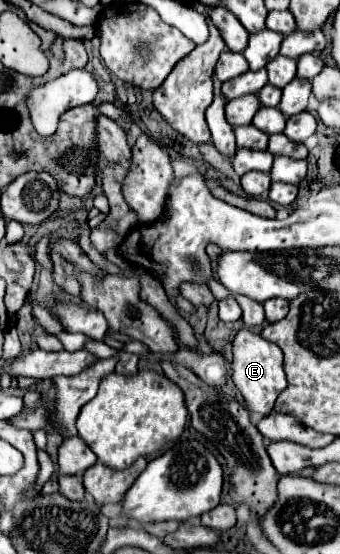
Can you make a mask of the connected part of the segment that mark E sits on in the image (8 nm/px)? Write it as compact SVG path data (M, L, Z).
M242 329L234 337L232 353L234 353L232 381L236 389L242 393L246 409L250 413L260 413L260 417L266 417L272 411L280 391L284 391L286 387L286 375L282 369L282 351L278 349L278 345L262 339L258 333L250 329Z

